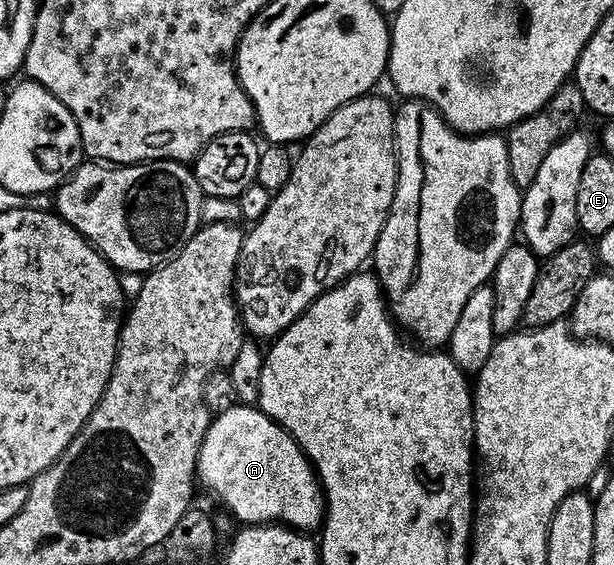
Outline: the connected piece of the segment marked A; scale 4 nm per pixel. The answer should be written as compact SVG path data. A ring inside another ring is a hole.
M232 403L211 418L197 455L197 482L212 491L237 522L261 525L276 522L303 533L315 532L325 518L325 495L306 455L279 423L251 404Z

